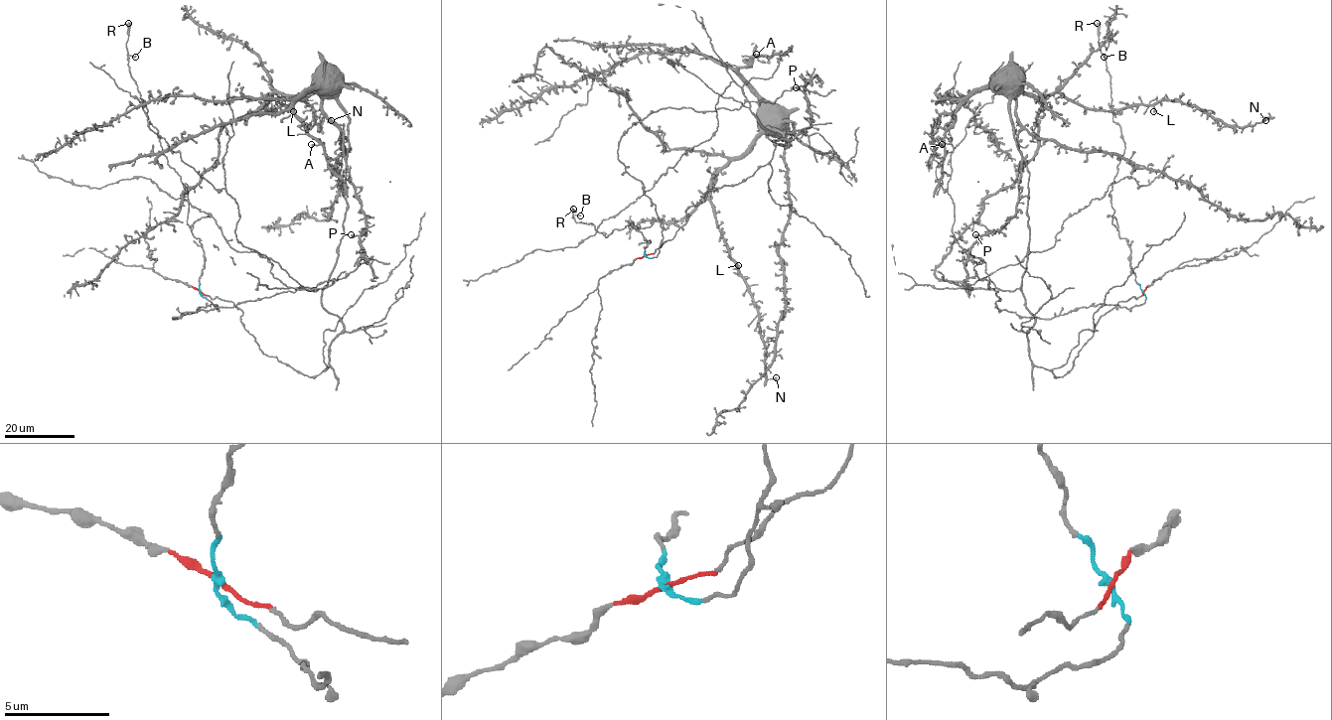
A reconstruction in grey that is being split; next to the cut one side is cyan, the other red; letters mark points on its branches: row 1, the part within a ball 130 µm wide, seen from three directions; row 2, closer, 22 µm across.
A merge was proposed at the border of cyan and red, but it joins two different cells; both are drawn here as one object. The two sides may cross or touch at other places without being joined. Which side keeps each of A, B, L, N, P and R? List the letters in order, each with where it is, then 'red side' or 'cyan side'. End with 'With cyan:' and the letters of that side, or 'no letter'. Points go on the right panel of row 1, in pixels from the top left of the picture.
A: place (942, 144); red side
B: place (1104, 57); cyan side
L: place (1153, 111); red side
N: place (1265, 120); red side
P: place (975, 234); red side
R: place (1097, 23); cyan side
With cyan: B, R

